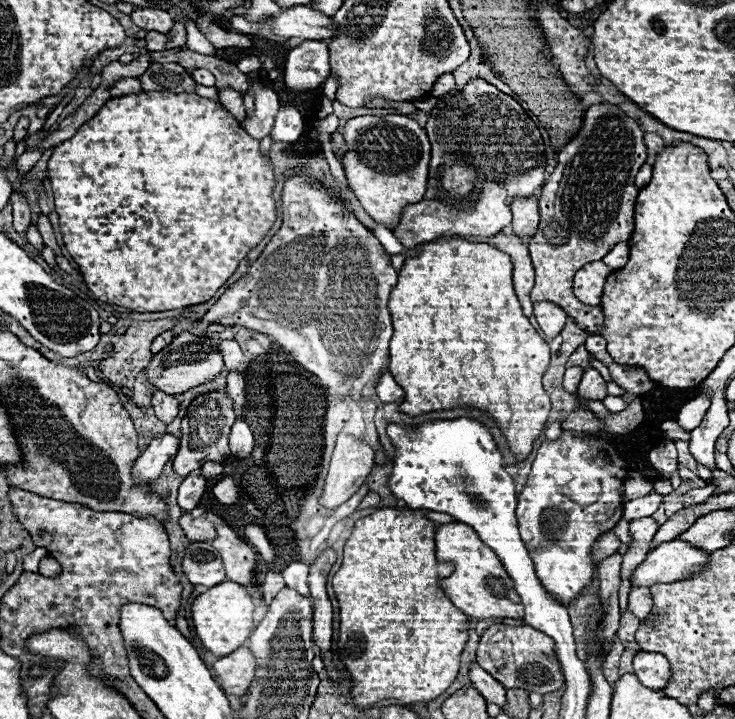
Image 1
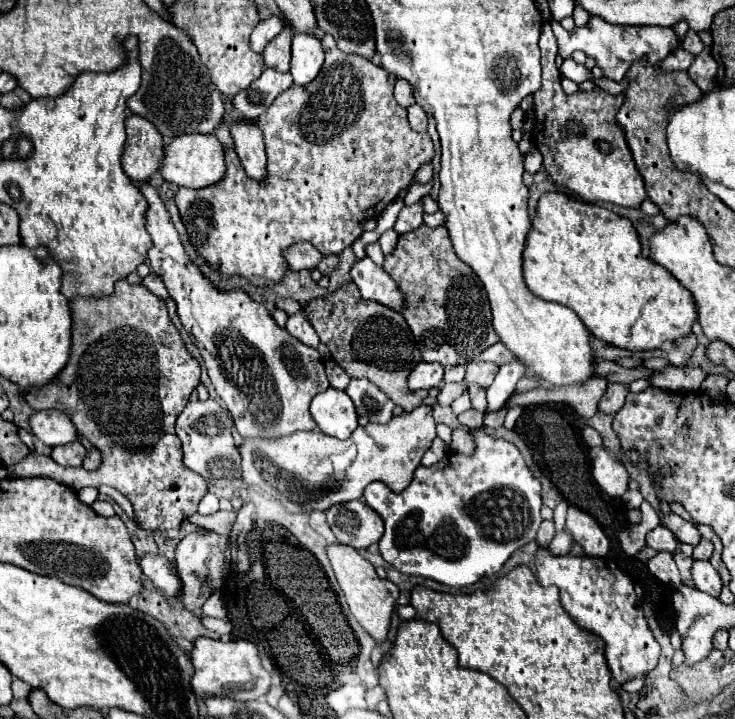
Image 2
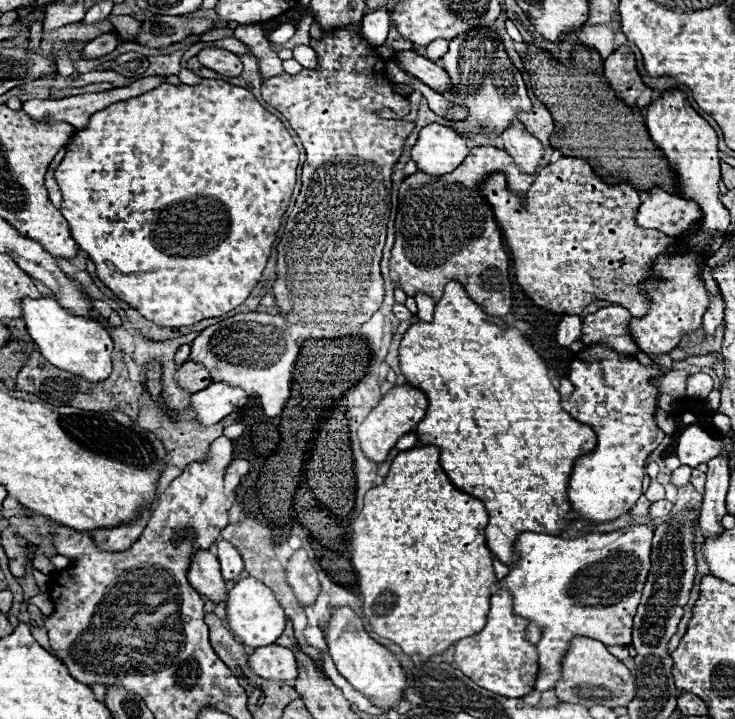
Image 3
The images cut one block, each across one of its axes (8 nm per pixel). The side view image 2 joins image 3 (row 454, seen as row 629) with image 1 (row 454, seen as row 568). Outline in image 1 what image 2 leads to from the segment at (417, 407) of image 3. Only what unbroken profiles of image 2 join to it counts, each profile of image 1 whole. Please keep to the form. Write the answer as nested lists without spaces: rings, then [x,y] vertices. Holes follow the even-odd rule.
[[[340,434],[320,504],[332,510],[344,504],[364,484],[372,466],[374,466],[372,446],[350,434]]]

